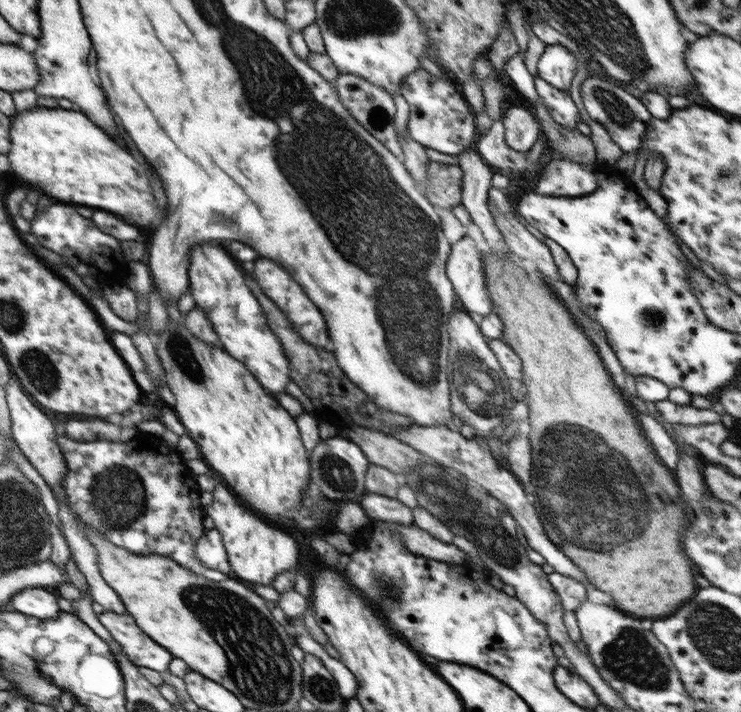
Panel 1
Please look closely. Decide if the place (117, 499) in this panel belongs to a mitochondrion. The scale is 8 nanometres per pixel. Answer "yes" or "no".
yes

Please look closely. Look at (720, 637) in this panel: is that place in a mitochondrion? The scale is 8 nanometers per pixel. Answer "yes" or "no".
yes

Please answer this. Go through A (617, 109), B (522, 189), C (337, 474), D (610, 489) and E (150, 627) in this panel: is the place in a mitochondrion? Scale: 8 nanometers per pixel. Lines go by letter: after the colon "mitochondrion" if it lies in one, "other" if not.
A: mitochondrion
B: other
C: mitochondrion
D: mitochondrion
E: other

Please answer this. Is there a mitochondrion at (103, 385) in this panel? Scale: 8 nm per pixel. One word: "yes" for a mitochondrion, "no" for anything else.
no

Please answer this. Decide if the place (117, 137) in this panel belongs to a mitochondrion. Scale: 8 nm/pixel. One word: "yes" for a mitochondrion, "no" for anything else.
no

